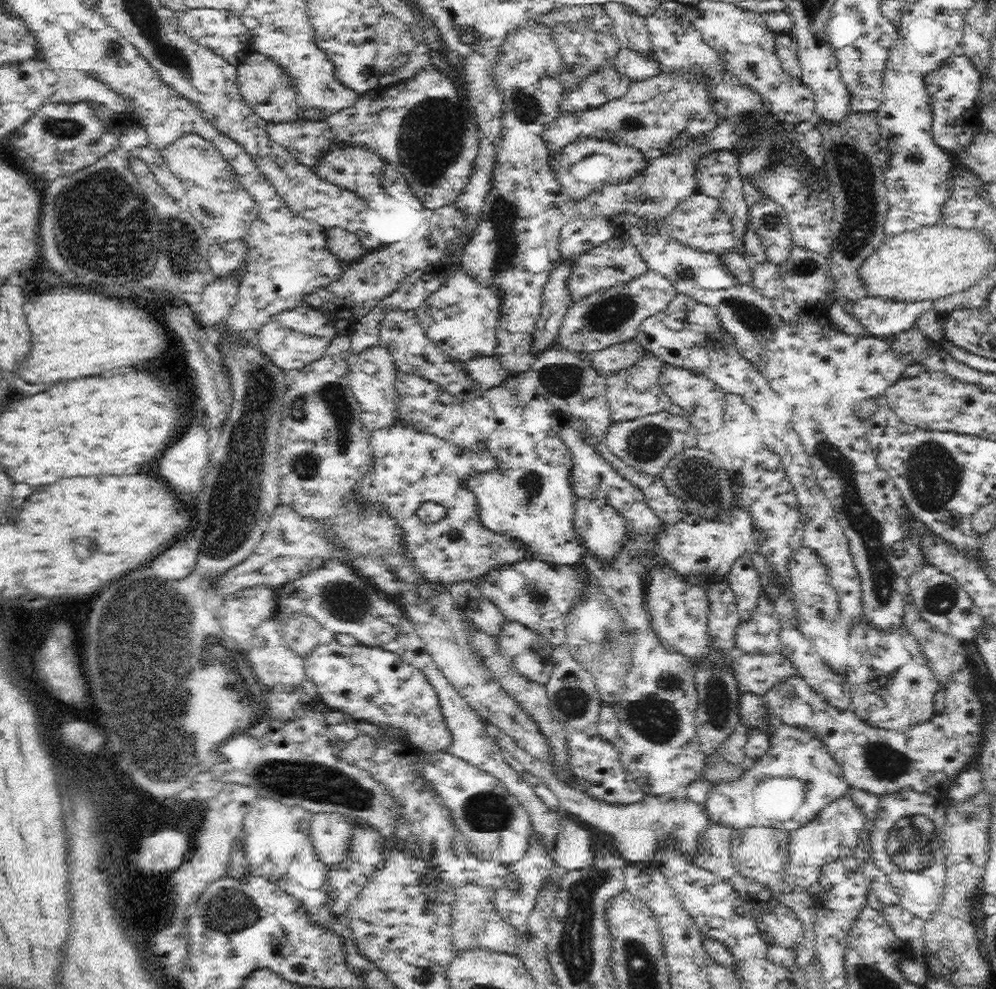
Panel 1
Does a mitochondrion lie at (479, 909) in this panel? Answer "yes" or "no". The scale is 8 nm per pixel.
no

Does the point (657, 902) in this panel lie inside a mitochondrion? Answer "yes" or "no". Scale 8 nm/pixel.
no

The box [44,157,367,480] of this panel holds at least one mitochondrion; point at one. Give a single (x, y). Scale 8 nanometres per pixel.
(100, 226)

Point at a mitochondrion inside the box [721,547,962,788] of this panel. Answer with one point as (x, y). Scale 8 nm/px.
(886, 762)

